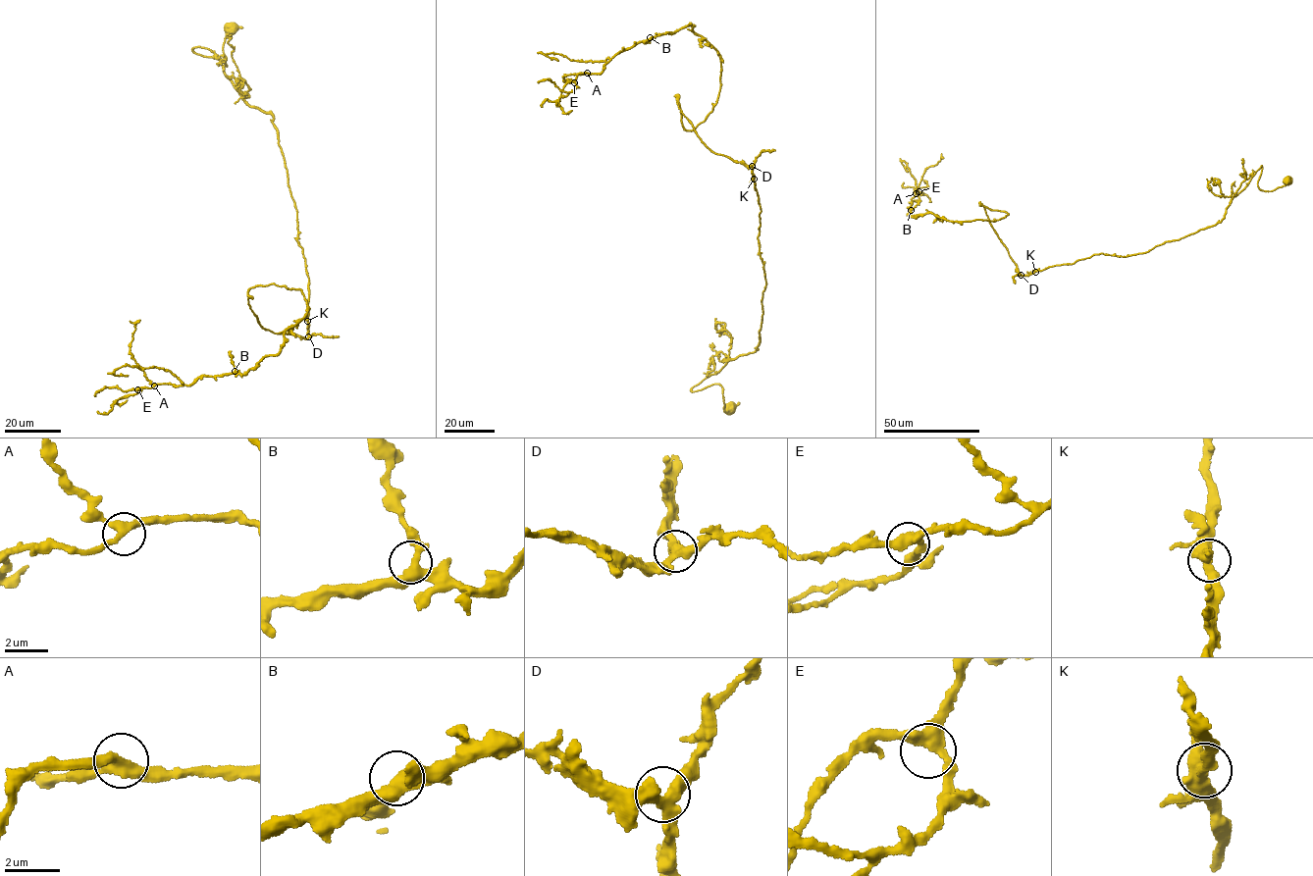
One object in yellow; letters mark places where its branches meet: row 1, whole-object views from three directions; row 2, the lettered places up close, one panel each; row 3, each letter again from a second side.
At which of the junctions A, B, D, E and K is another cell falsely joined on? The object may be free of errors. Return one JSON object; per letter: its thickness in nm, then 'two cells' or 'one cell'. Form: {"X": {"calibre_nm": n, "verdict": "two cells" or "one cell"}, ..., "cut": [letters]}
{"A": {"calibre_nm": 320, "verdict": "one cell"}, "B": {"calibre_nm": 360, "verdict": "one cell"}, "D": {"calibre_nm": 360, "verdict": "one cell"}, "E": {"calibre_nm": 400, "verdict": "one cell"}, "K": {"calibre_nm": 400, "verdict": "one cell"}, "cut": []}

